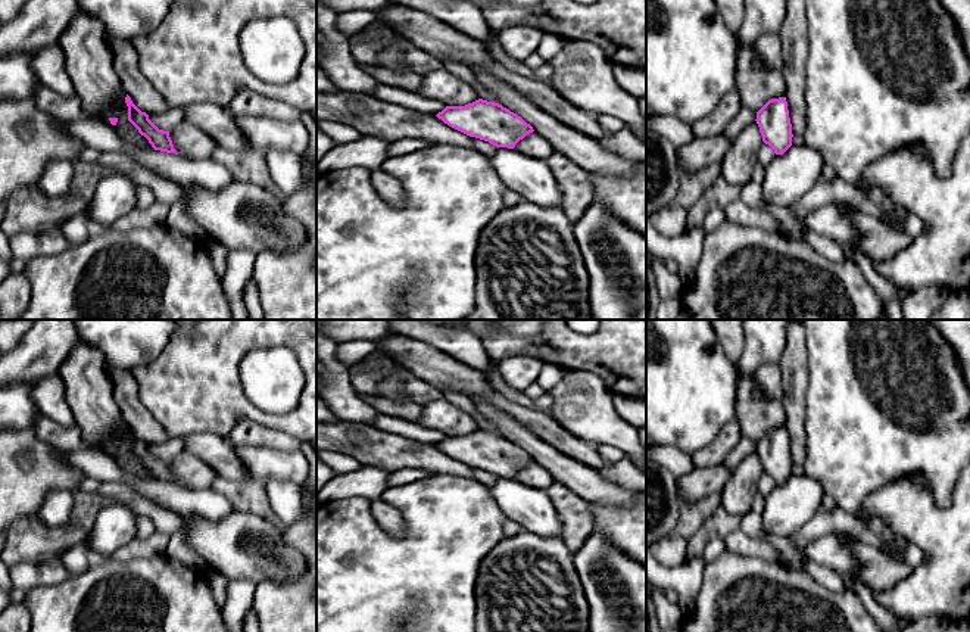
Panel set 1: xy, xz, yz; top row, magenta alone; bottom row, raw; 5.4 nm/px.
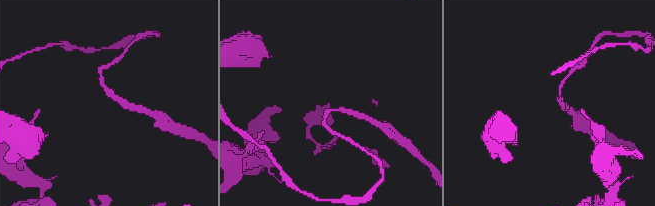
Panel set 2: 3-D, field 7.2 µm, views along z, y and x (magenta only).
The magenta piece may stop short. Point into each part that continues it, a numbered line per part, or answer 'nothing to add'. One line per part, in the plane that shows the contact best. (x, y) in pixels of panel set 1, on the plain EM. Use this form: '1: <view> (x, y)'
1: xz (442, 414)

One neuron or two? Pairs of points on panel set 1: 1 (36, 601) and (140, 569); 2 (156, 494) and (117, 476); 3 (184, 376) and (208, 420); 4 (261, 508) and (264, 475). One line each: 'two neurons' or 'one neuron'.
1: one neuron
2: one neuron
3: one neuron
4: two neurons

